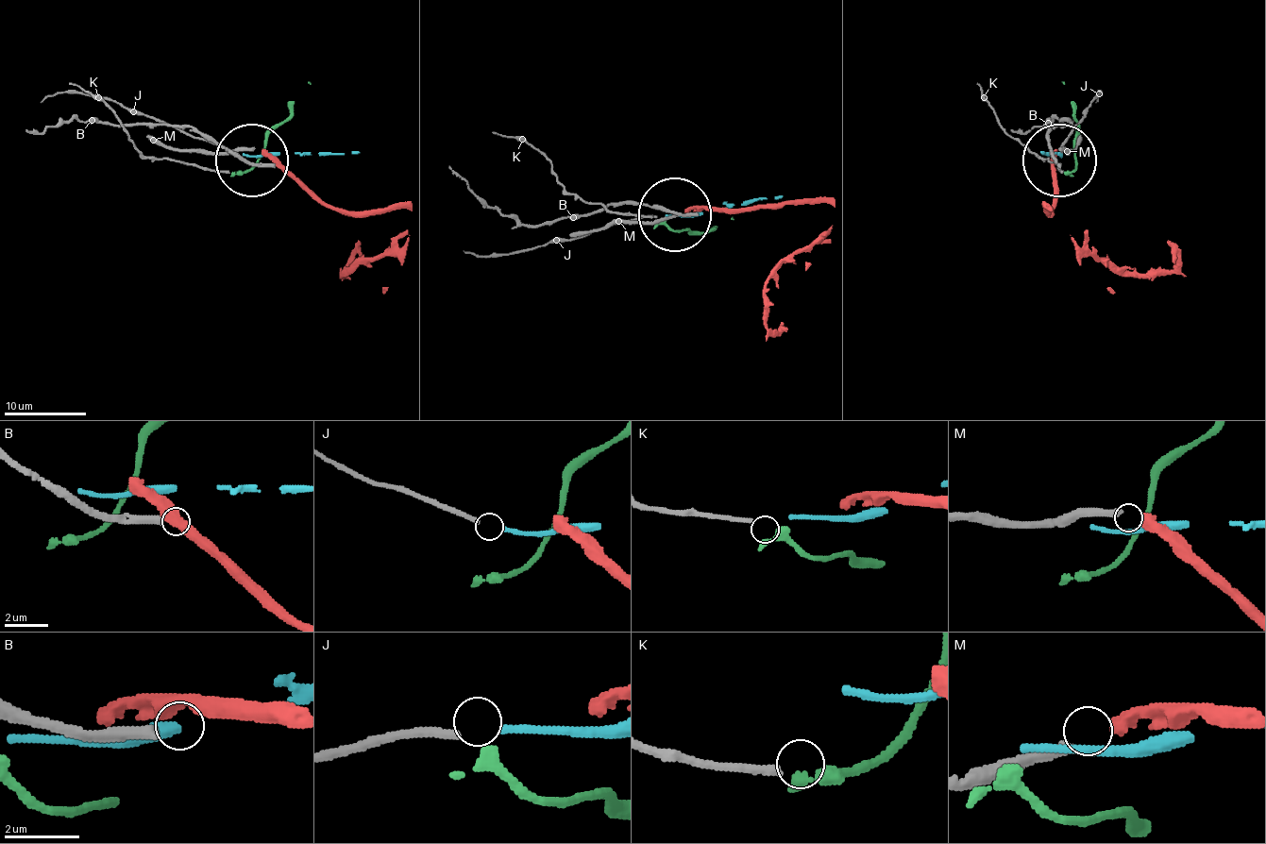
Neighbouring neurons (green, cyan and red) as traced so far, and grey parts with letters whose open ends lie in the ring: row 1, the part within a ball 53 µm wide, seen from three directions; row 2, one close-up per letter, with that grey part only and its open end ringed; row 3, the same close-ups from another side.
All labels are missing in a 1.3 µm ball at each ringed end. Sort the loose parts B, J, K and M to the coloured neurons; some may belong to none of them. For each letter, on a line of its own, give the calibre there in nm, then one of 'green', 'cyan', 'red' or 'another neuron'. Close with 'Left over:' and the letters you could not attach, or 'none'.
B: 360 nm | another neuron
J: 240 nm | cyan
K: 240 nm | green
M: 320 nm | red
Left over: B

